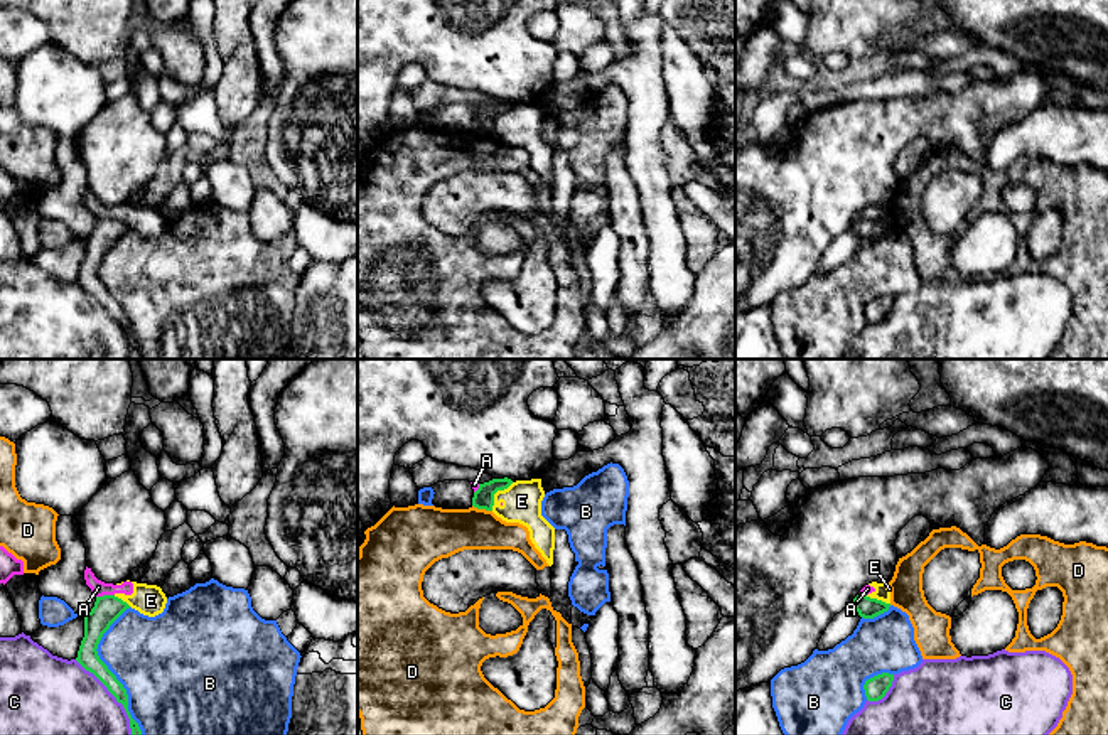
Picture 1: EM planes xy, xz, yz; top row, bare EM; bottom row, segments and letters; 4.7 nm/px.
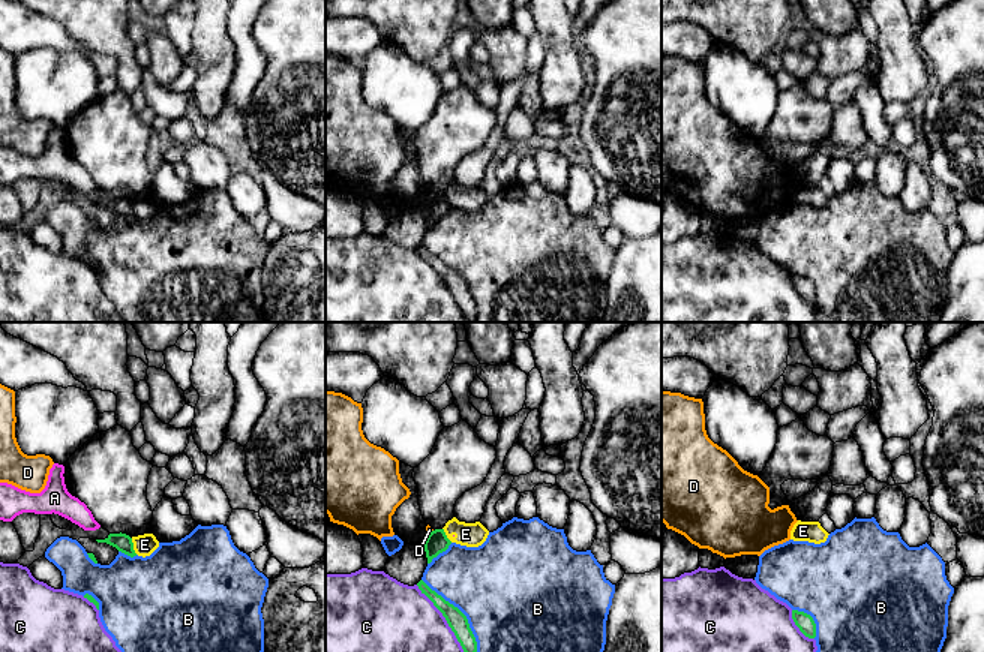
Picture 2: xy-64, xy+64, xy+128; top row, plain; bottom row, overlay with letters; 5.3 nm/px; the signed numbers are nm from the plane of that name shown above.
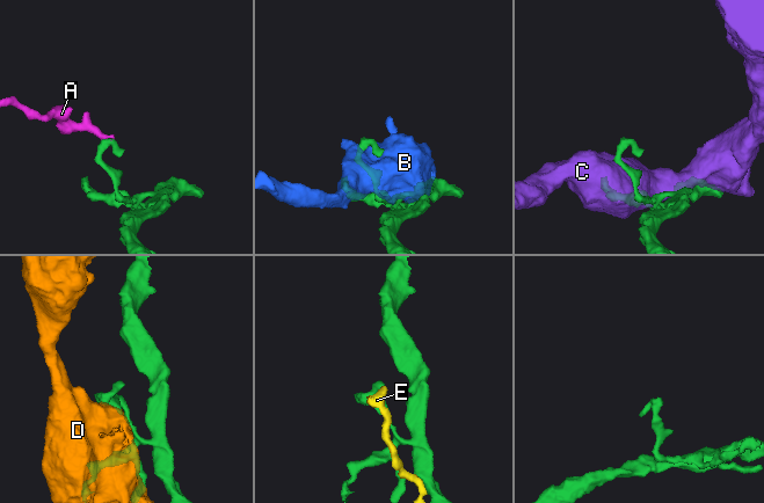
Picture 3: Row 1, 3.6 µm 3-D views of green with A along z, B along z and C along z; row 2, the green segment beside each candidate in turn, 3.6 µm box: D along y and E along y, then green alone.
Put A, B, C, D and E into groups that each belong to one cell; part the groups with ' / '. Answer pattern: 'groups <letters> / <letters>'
groups A E / B / C / D

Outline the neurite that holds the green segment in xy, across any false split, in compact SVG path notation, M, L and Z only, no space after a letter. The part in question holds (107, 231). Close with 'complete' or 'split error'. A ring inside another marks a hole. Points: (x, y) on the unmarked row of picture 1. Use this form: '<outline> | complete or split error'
M115 217L96 219L94 229L84 238L84 260L81 263L76 283L89 295L93 295L123 327L128 341L132 359L143 359L138 346L128 334L128 317L116 298L98 278L98 266L110 248L126 233L130 228Z | complete

